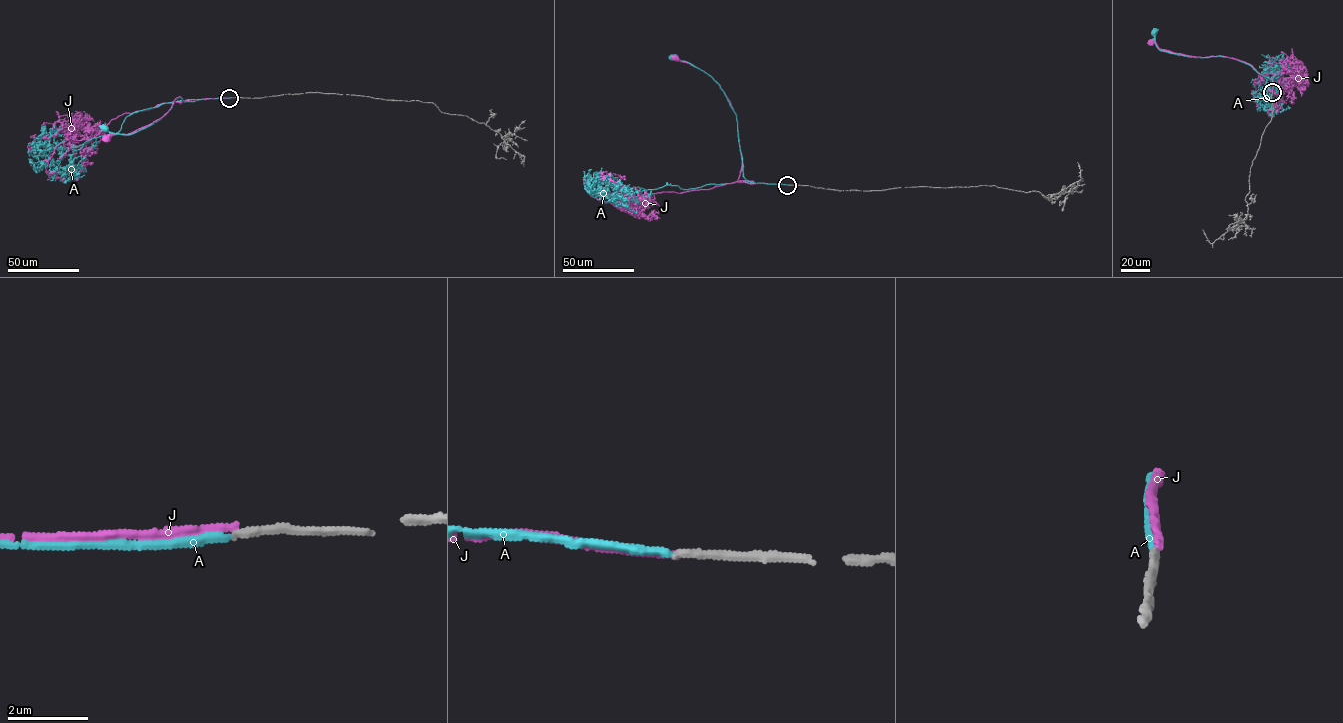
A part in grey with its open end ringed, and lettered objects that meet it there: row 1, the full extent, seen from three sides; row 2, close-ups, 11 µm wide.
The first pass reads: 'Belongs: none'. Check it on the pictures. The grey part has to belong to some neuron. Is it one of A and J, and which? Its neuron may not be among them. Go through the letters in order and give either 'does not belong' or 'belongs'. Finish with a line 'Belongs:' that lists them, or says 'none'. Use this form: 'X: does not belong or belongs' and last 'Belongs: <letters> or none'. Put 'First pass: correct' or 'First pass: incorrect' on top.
First pass: incorrect
A: belongs
J: does not belong
Belongs: A

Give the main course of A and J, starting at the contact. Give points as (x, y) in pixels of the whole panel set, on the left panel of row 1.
A: (229, 98), (184, 102), (181, 97), (175, 99), (159, 120), (129, 134), (113, 133), (104, 128)
J: (229, 98), (180, 103), (181, 98), (178, 97), (157, 120), (131, 133), (111, 134), (106, 139)

